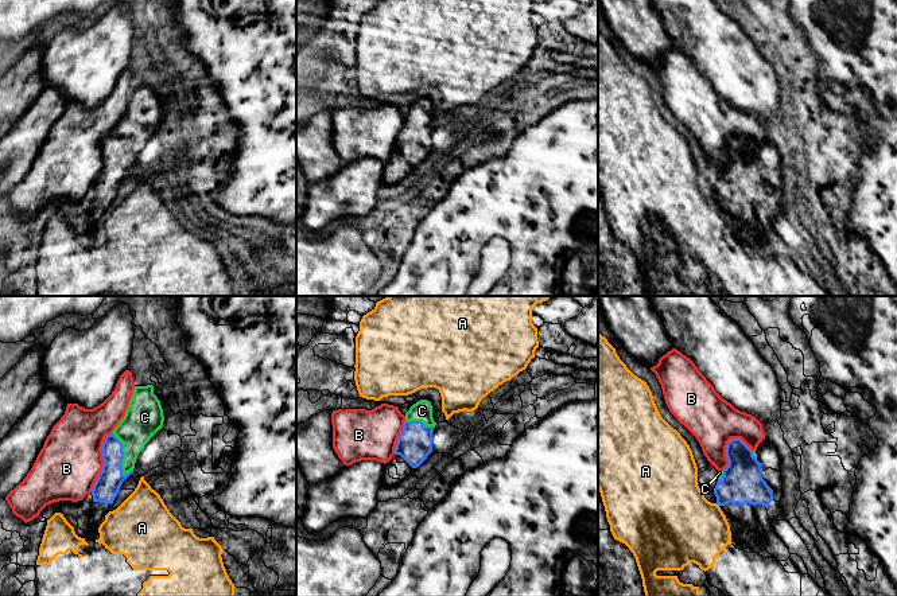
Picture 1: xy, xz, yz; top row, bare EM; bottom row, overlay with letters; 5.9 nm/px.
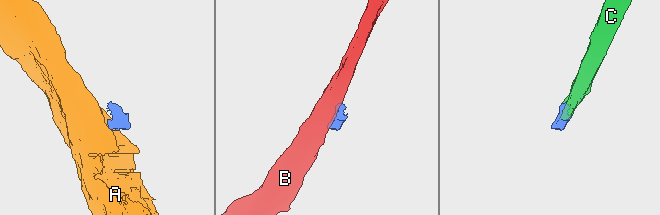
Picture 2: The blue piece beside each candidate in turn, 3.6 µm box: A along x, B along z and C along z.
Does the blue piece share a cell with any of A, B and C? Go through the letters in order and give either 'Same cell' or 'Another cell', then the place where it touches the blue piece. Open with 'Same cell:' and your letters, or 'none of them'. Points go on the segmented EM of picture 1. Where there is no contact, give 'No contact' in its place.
Same cell: C
A: Another cell. Touches blue at yz (718, 503)
B: Another cell. Touches blue at xy (104, 462)
C: Same cell. Touches blue at xy (123, 454)

